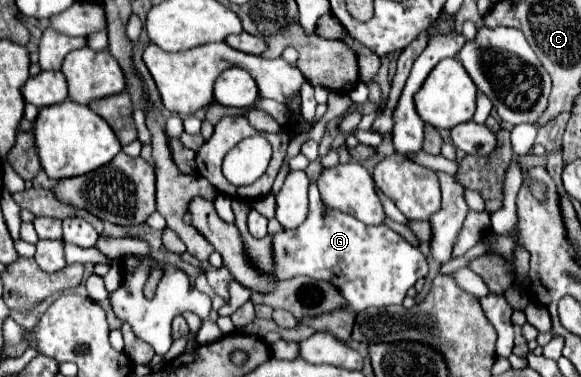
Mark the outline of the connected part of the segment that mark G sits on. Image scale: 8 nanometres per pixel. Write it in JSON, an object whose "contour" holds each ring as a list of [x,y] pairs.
{"contour":[[[313,182],[309,186],[309,216],[307,220],[295,228],[295,230],[283,230],[273,236],[273,256],[277,264],[277,280],[289,280],[293,276],[311,276],[315,280],[327,280],[333,282],[347,308],[353,312],[361,312],[369,306],[391,306],[391,304],[401,304],[407,290],[423,276],[427,276],[427,260],[421,254],[419,248],[411,246],[407,240],[403,240],[397,232],[387,228],[385,224],[381,226],[367,226],[343,212],[335,212],[327,208],[319,196],[319,188]]]}

